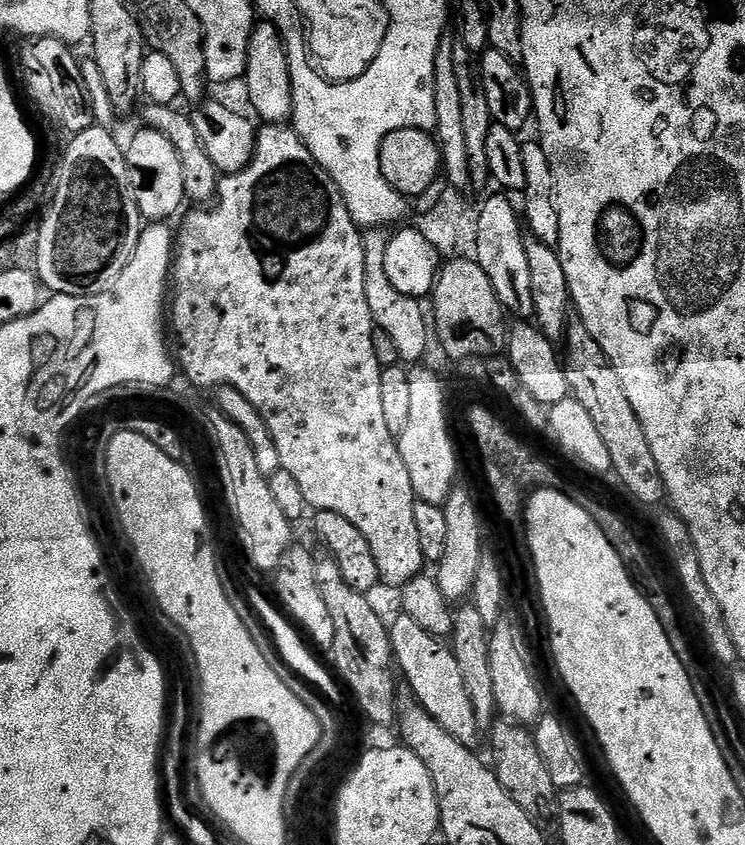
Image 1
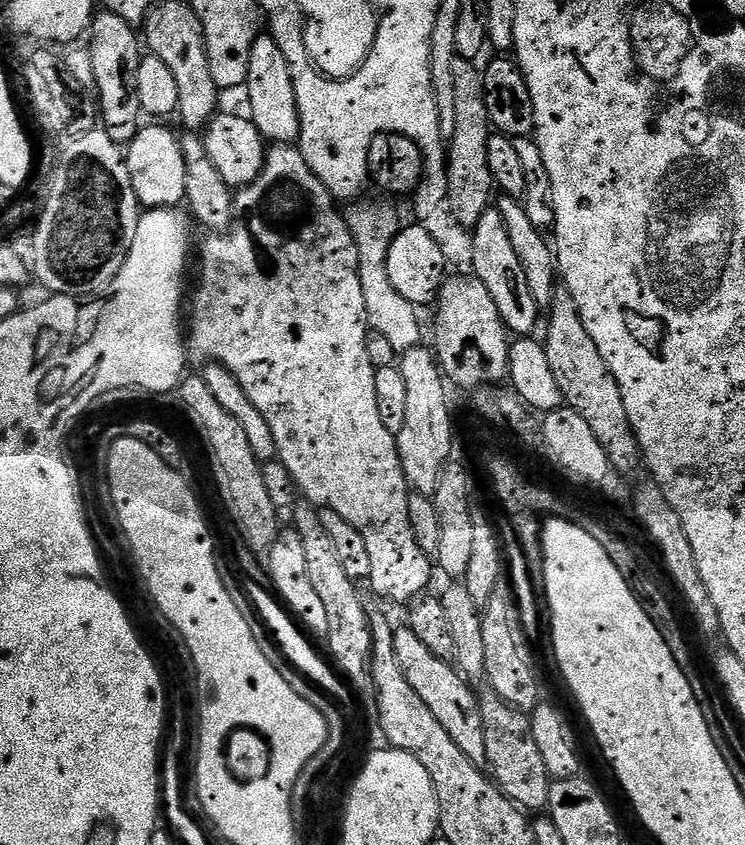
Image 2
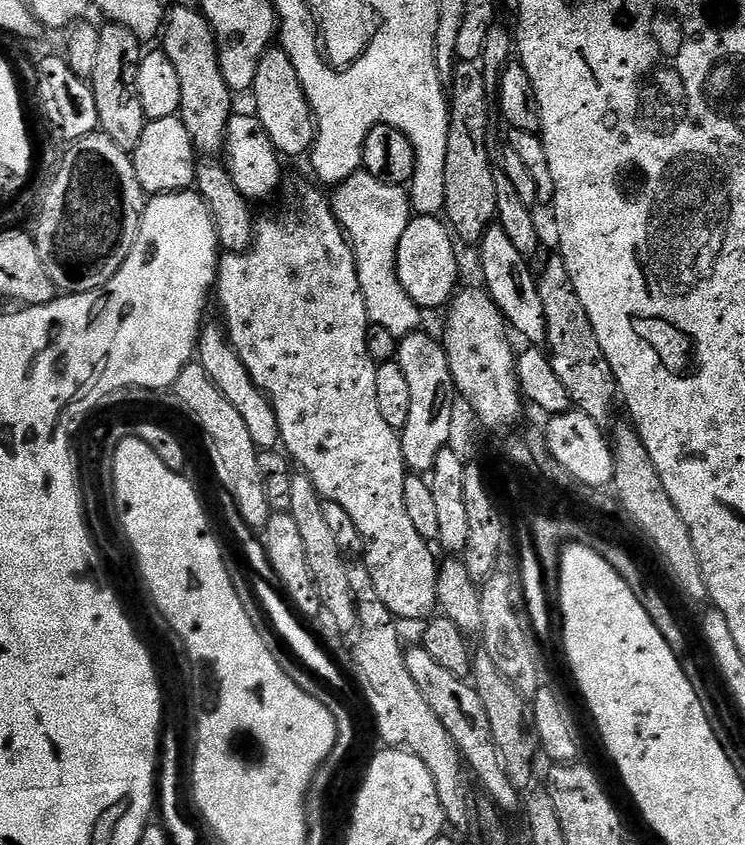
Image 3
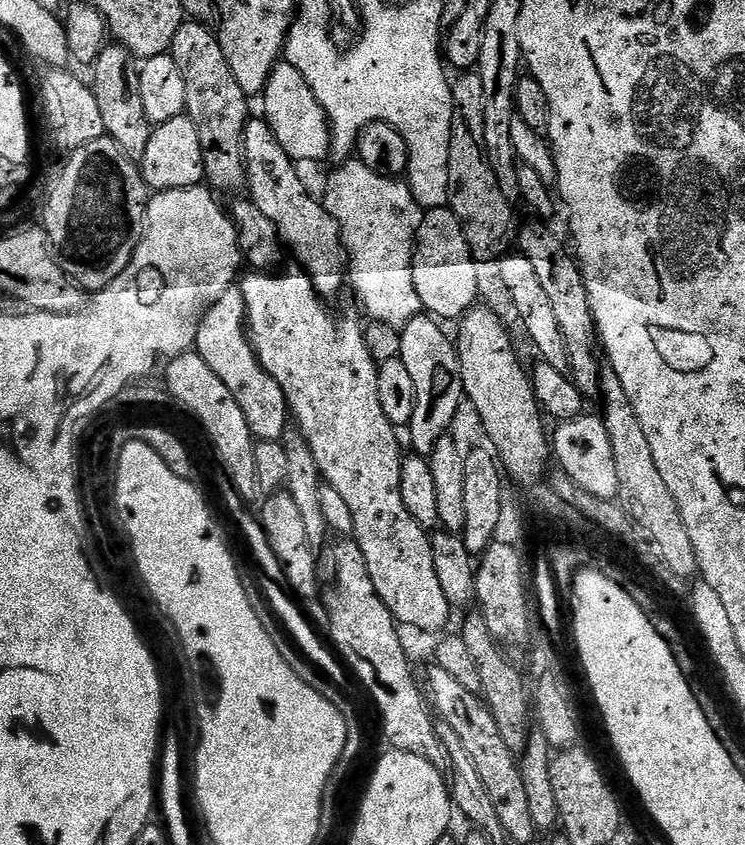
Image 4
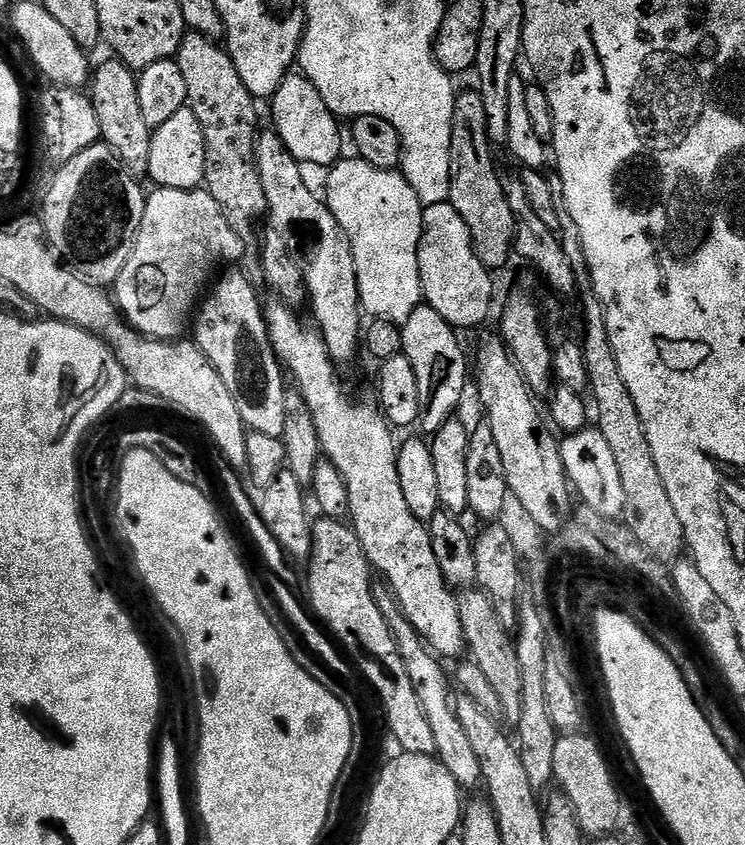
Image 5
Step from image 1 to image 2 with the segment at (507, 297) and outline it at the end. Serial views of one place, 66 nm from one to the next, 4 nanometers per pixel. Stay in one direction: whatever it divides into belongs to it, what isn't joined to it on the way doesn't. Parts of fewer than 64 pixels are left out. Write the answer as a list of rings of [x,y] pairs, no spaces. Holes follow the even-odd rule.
[[[490,206],[483,212],[472,229],[474,242],[474,256],[472,270],[490,290],[494,304],[498,306],[498,312],[509,331],[516,336],[528,336],[538,324],[540,309],[536,300],[532,297],[530,287],[526,281],[526,274],[522,268],[522,262],[511,245],[509,231],[506,230],[505,219],[497,207]]]

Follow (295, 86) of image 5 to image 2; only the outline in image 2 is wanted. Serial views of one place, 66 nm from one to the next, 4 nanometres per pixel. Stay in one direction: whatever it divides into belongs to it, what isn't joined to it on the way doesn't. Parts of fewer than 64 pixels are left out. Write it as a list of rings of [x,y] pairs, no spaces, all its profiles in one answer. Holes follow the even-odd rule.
[[[261,34],[255,40],[250,56],[250,70],[247,74],[246,86],[250,93],[253,116],[252,121],[267,141],[276,144],[292,144],[300,139],[300,111],[294,94],[292,67],[288,64],[286,54],[282,54],[282,46],[278,46],[275,36]]]

